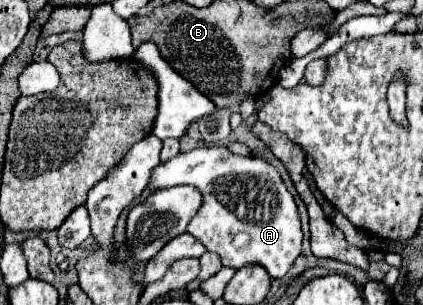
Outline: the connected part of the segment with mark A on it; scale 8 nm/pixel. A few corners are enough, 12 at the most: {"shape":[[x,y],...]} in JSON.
{"shape":[[224,146],[180,152],[150,188],[192,184],[188,234],[272,280],[300,256],[280,172]]}

